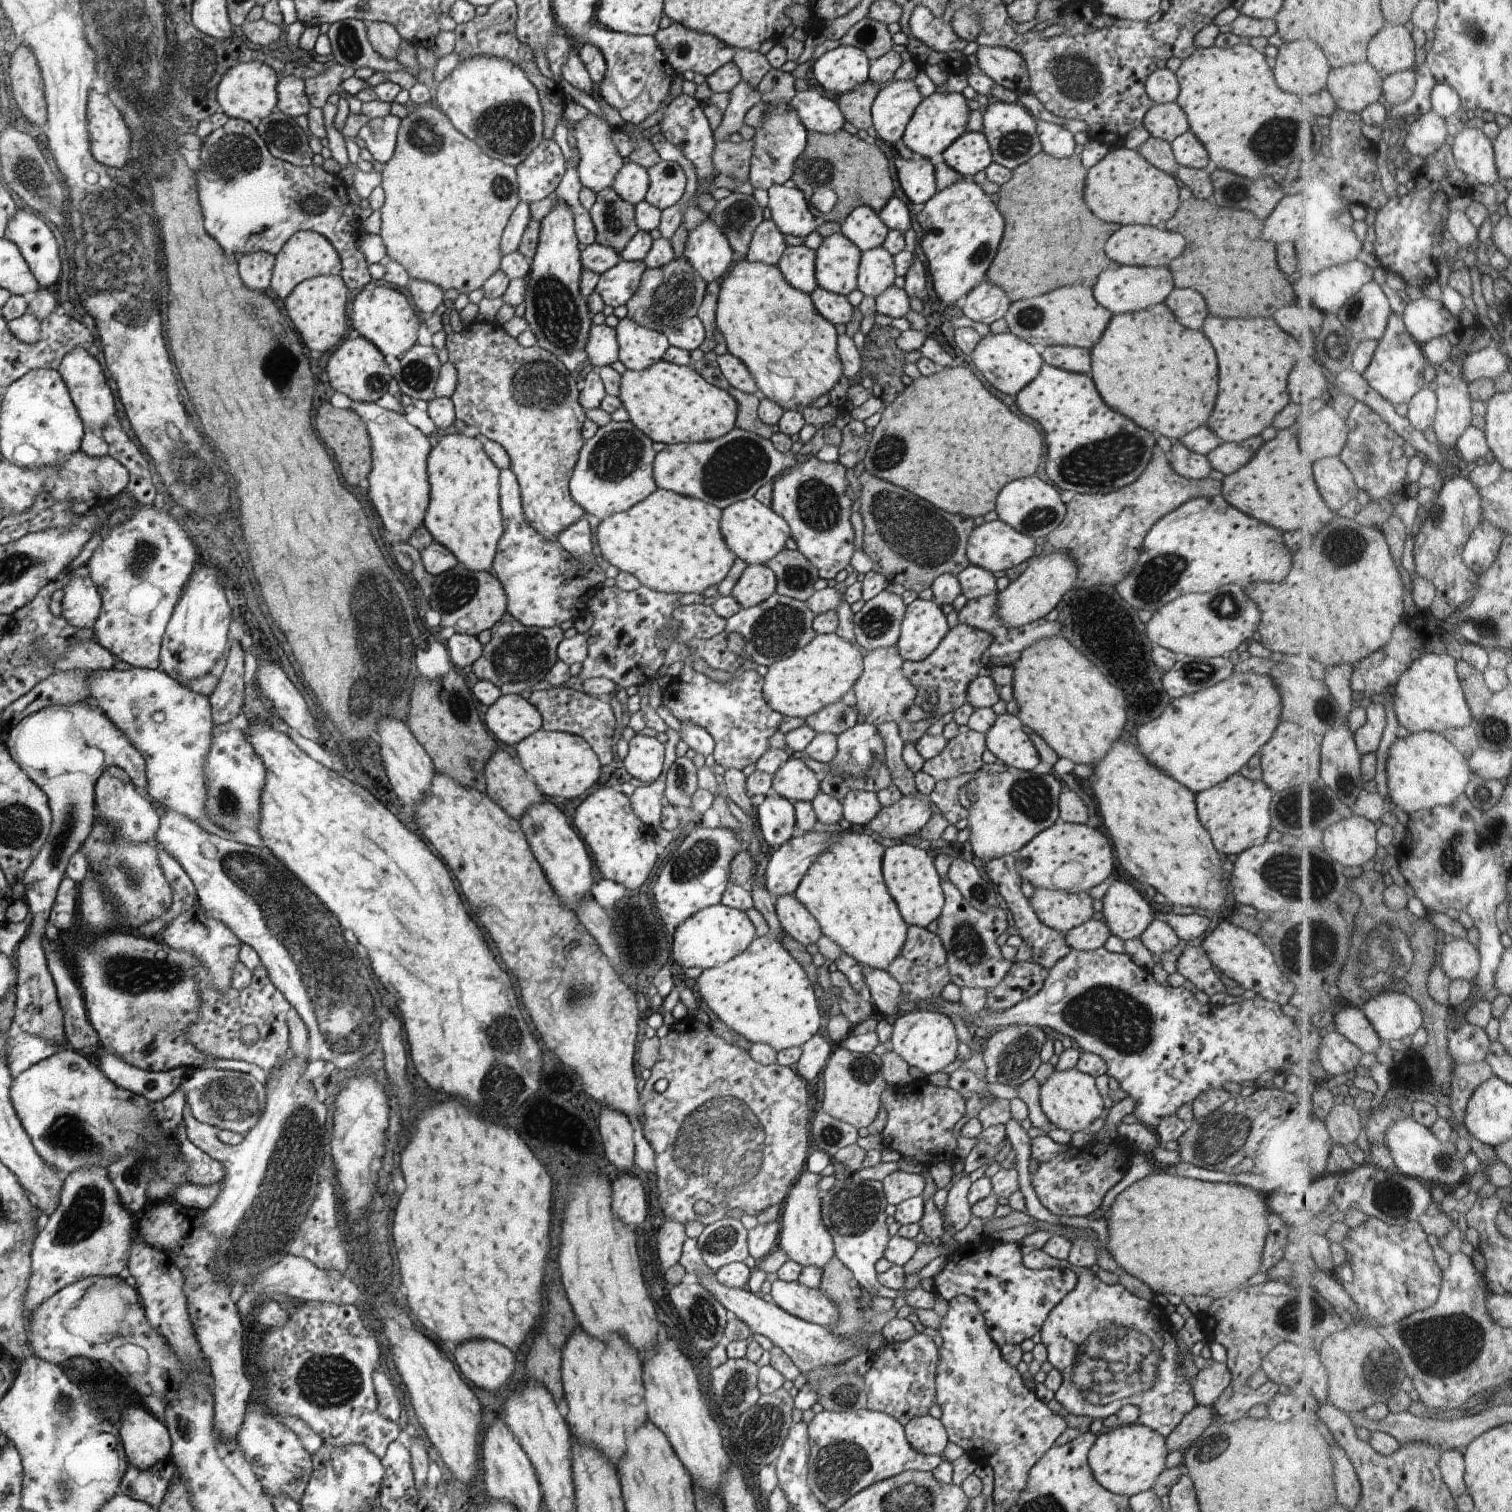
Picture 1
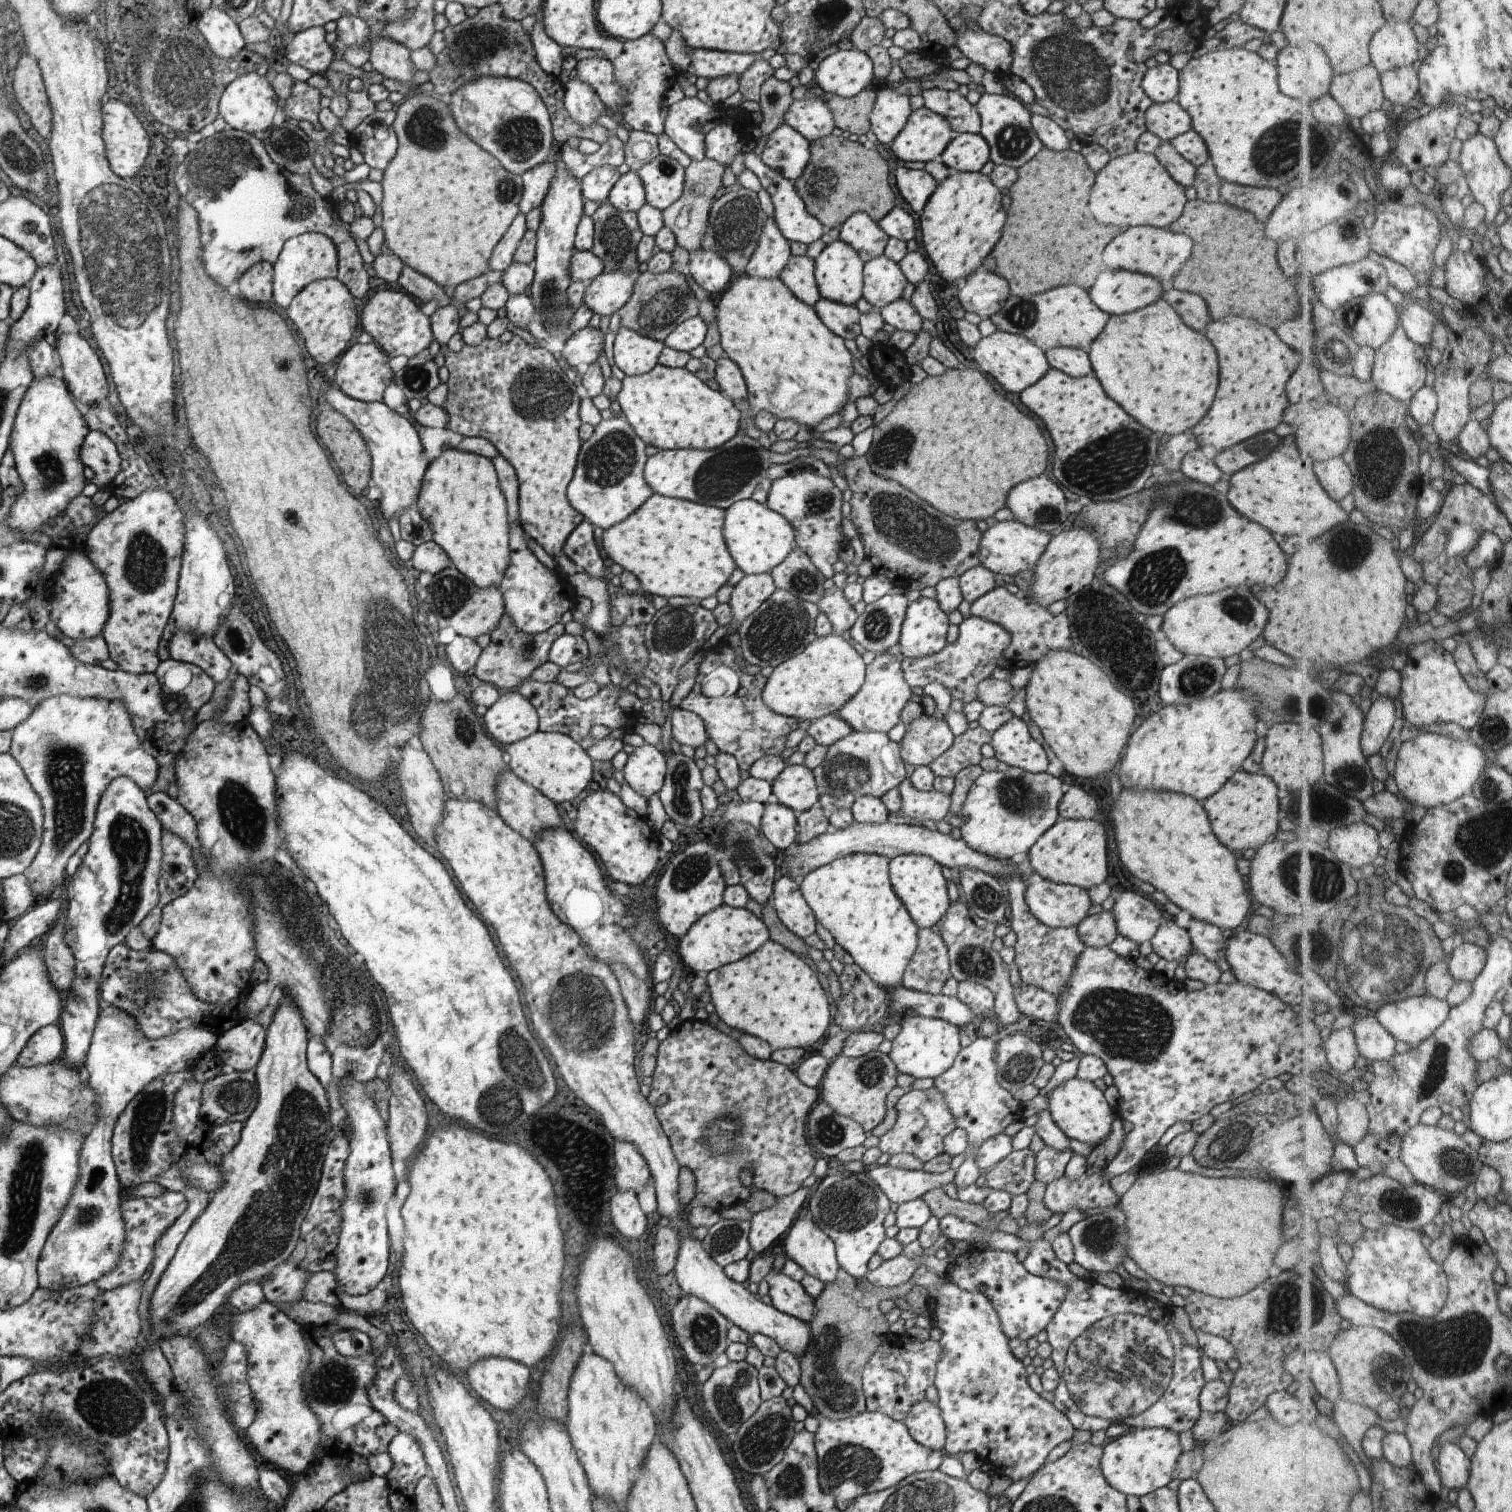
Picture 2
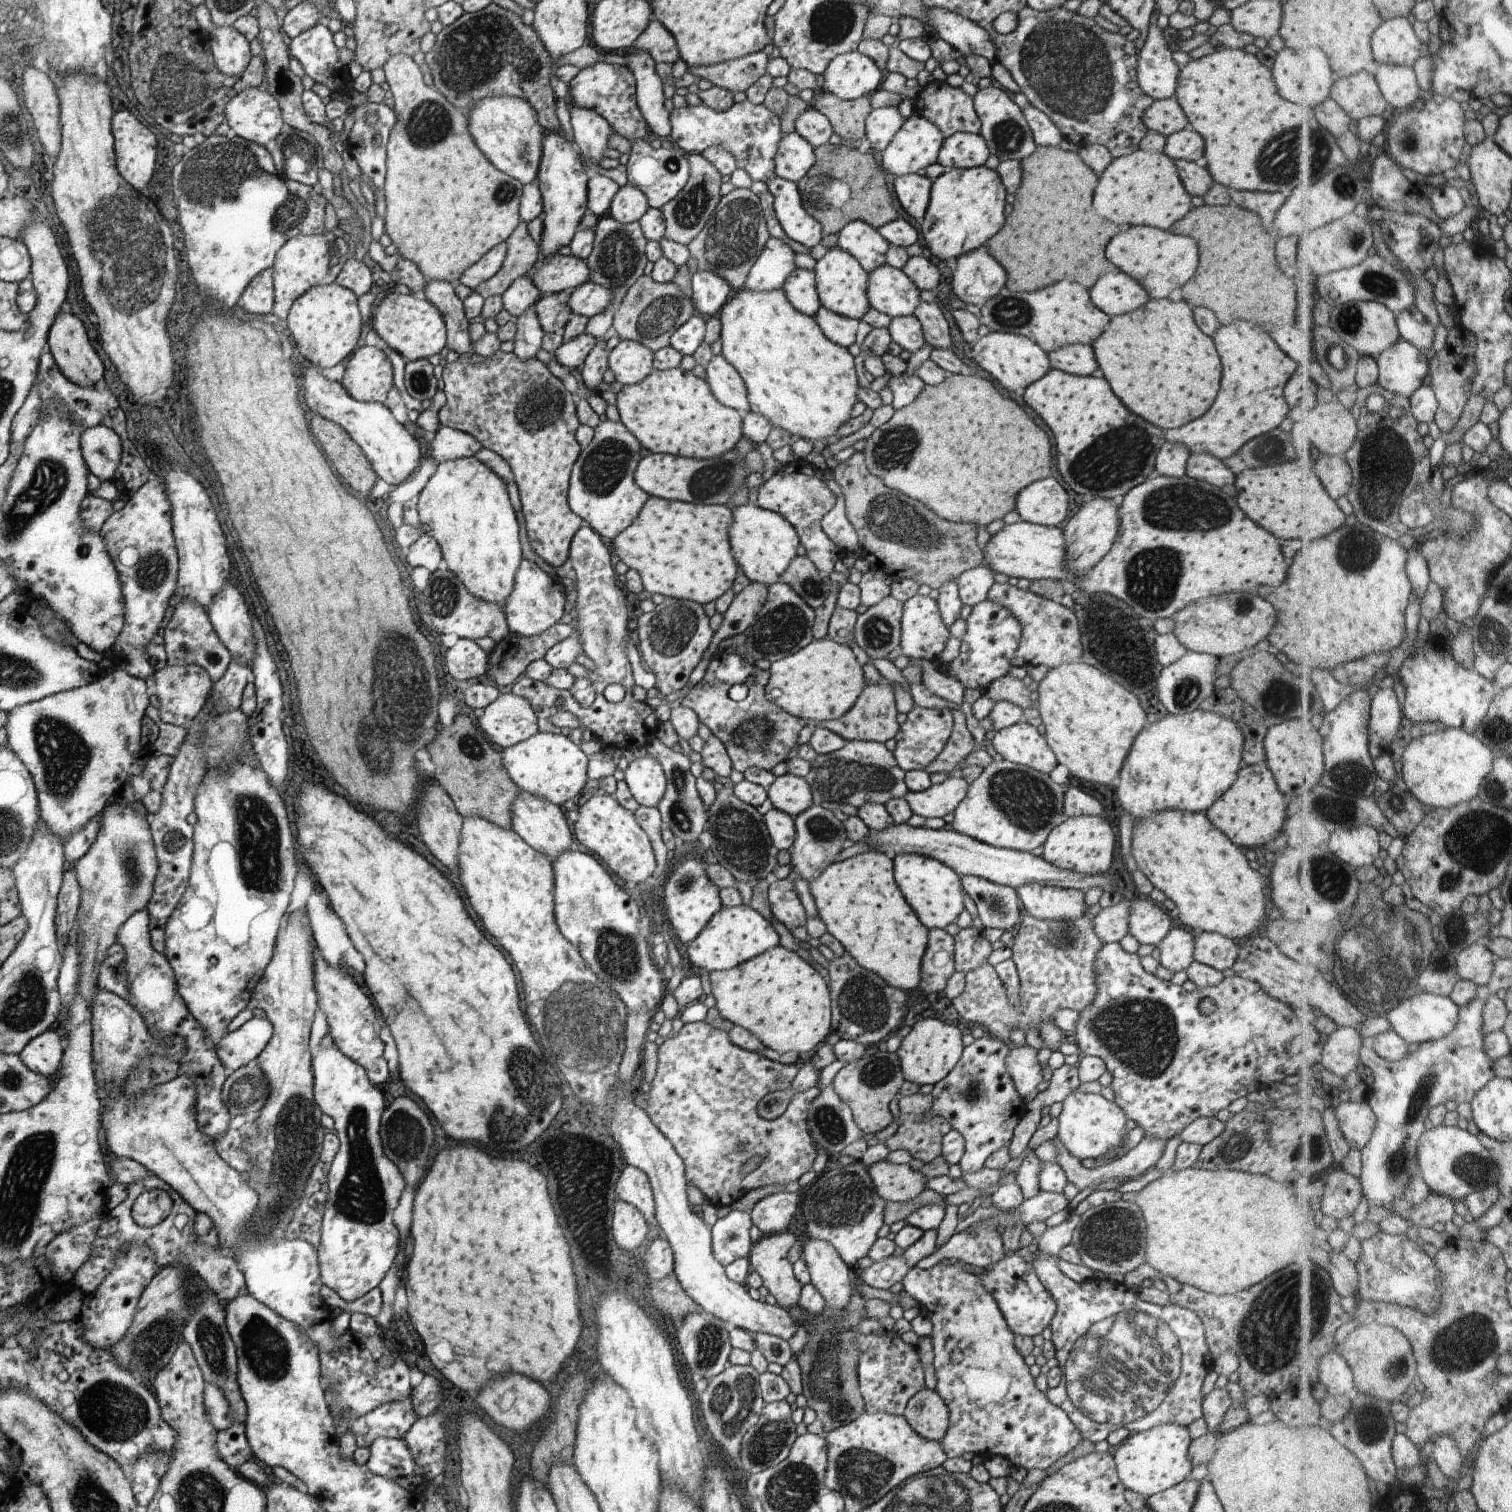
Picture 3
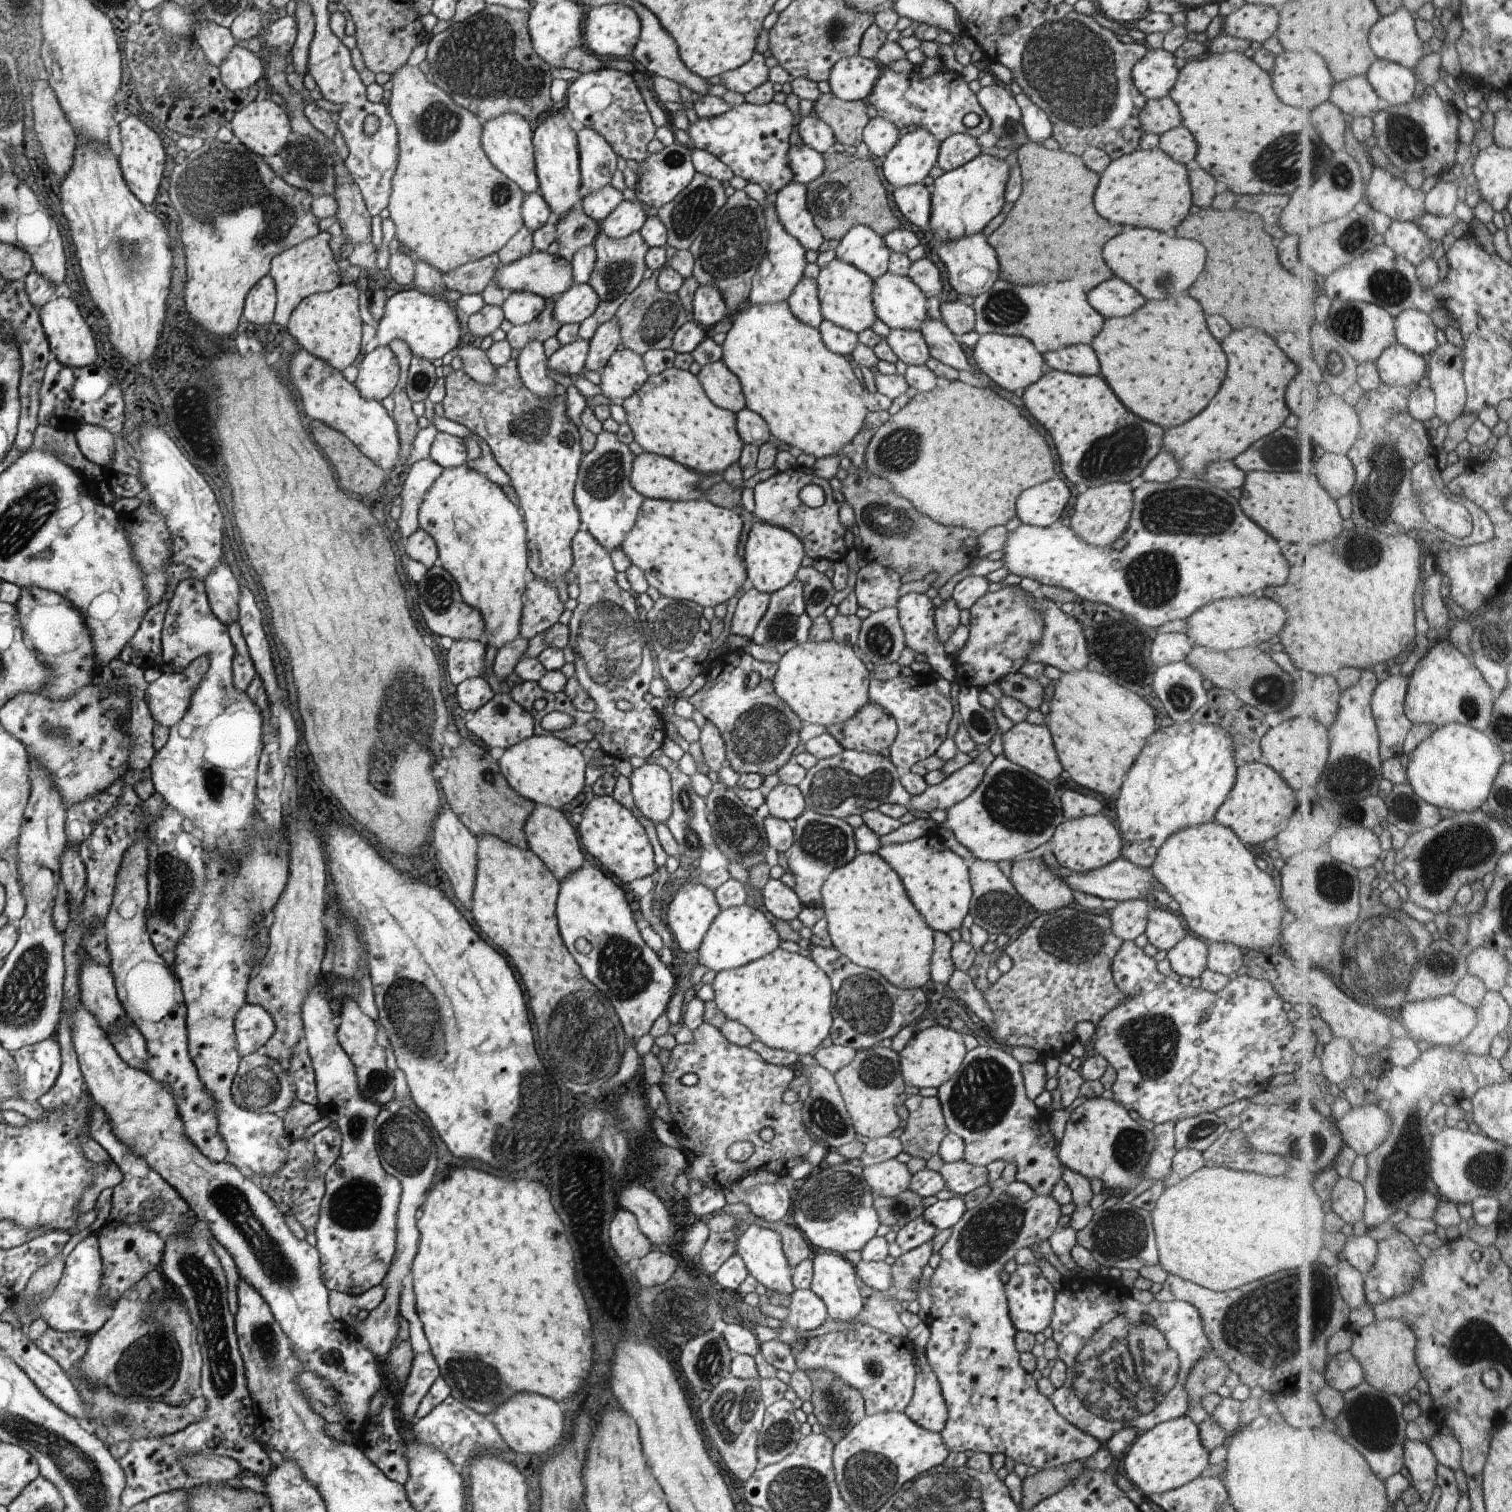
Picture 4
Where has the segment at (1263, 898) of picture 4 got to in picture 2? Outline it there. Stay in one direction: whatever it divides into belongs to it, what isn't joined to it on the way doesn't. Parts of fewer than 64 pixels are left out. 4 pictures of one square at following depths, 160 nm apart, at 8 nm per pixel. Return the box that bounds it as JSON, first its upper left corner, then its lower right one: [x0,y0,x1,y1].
[1110,788,1251,934]

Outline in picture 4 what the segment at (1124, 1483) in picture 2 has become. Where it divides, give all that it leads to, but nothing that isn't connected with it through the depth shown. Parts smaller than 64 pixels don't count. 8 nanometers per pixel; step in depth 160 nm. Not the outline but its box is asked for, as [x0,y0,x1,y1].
[1120,1417,1210,1496]

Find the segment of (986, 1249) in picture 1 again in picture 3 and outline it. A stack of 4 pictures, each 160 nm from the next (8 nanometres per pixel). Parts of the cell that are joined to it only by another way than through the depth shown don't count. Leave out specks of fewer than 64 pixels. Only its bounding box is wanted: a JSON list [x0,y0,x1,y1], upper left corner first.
[979,1253,1057,1337]

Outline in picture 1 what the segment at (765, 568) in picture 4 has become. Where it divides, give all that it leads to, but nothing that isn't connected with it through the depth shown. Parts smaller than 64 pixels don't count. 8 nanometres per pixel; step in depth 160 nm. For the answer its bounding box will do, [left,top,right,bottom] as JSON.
[719,497,791,565]

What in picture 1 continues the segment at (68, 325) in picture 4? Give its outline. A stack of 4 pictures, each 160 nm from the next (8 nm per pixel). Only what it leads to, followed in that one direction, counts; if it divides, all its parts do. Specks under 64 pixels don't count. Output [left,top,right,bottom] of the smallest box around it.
[57,347,116,436]

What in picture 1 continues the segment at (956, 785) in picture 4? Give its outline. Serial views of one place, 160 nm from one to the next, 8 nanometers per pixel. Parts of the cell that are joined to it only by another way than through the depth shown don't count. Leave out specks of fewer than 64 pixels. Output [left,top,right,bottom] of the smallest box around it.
[838,796,934,841]

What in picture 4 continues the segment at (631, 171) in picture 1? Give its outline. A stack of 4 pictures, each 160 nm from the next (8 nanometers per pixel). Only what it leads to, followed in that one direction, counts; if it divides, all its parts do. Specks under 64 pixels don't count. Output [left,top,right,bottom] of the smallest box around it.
[599,199,646,240]

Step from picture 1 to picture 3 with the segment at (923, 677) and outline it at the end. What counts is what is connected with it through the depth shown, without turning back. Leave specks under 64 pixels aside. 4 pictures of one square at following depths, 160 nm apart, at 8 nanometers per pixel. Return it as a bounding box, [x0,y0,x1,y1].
[944,599,1021,691]

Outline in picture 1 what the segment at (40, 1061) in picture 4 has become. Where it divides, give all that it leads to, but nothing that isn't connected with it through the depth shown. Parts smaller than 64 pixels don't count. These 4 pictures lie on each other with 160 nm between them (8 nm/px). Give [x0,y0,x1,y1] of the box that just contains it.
[8,1030,60,1078]

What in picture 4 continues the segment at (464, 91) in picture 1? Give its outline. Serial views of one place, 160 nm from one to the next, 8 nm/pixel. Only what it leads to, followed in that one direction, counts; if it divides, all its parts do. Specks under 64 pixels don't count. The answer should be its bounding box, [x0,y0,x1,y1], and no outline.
[481,112,540,194]

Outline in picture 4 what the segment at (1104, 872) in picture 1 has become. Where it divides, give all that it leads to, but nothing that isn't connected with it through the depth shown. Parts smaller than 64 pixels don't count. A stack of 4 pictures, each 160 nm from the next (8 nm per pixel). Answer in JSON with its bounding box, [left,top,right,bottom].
[1048,813,1122,873]

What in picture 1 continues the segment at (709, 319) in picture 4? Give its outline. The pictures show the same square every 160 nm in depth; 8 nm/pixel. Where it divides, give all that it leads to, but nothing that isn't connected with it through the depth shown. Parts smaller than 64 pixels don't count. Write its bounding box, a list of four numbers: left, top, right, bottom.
[683,218,734,284]

